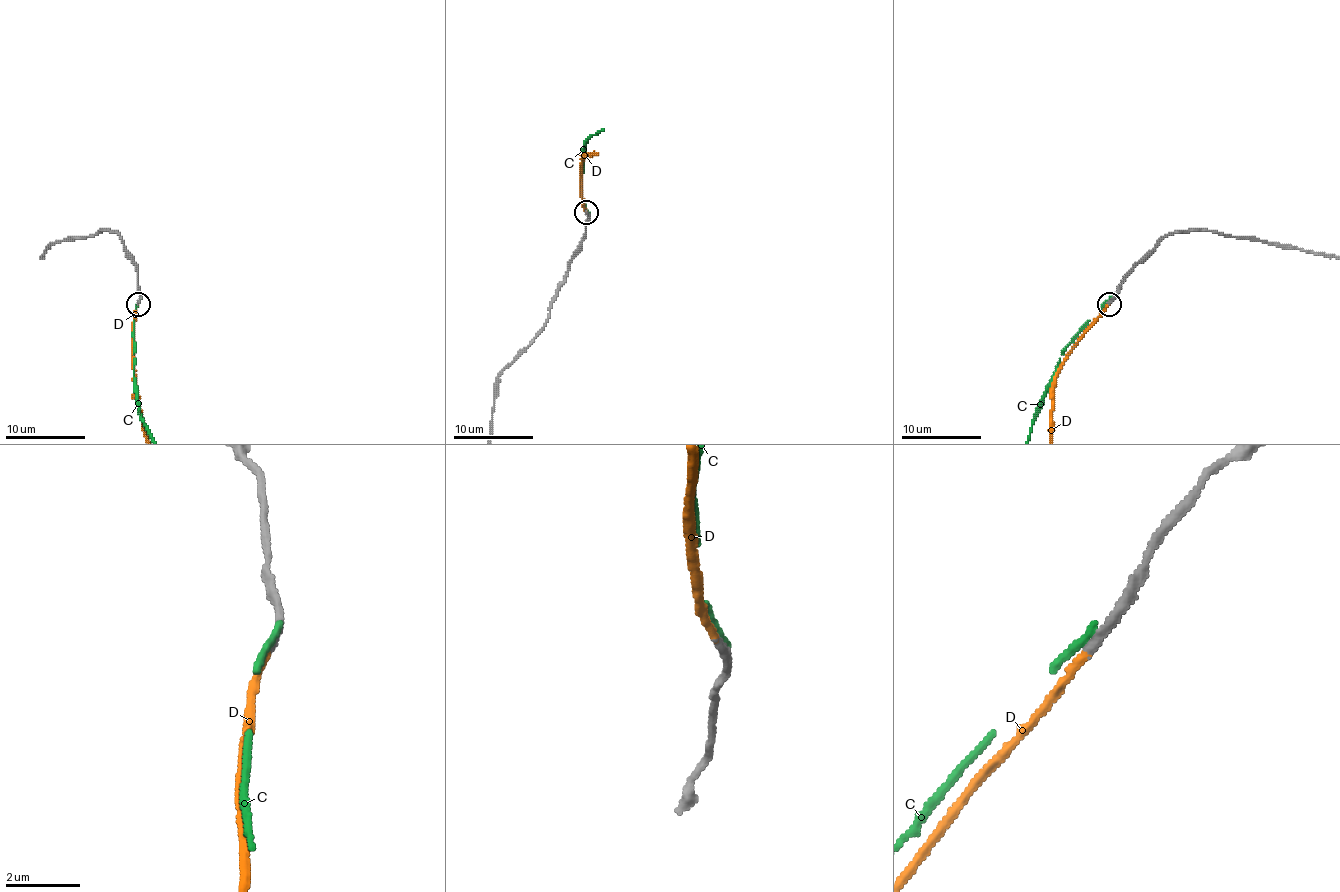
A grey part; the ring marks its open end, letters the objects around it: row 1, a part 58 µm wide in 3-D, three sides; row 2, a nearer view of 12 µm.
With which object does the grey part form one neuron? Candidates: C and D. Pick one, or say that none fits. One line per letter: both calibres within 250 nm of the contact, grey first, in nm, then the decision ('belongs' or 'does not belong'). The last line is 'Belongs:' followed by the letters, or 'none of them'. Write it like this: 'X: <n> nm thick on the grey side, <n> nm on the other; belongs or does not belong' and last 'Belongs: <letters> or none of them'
C: 260 nm thick on the grey side, 240 nm on the other; does not belong
D: 240 nm thick on the grey side, 190 nm on the other; belongs
Belongs: D

